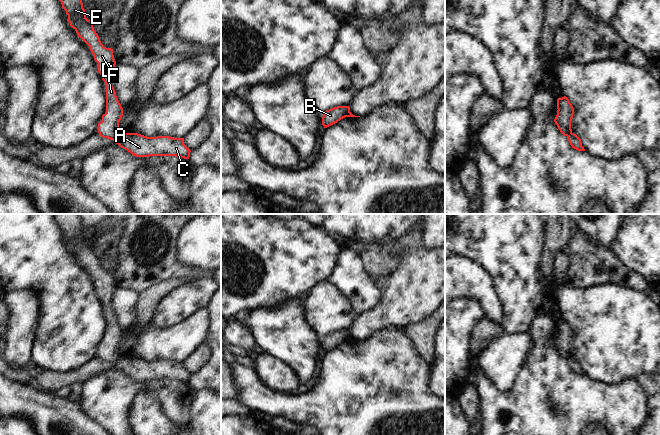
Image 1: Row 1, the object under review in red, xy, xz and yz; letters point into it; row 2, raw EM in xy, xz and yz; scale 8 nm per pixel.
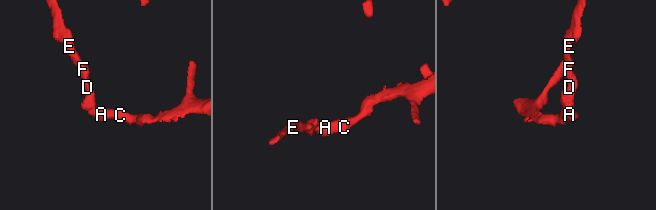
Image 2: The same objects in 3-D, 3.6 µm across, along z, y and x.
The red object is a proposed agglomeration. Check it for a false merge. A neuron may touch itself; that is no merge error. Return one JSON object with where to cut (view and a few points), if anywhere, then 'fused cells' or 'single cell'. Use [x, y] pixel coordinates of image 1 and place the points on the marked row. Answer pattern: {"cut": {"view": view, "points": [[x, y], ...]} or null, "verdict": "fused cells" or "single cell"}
{"cut": {"view": "xy", "points": [[120, 132], [112, 139]]}, "verdict": "fused cells"}

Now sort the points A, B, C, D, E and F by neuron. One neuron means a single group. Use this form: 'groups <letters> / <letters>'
groups A C / B D E F

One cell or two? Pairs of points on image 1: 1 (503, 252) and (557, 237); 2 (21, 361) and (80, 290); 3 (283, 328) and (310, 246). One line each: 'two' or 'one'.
1: two
2: two
3: two

